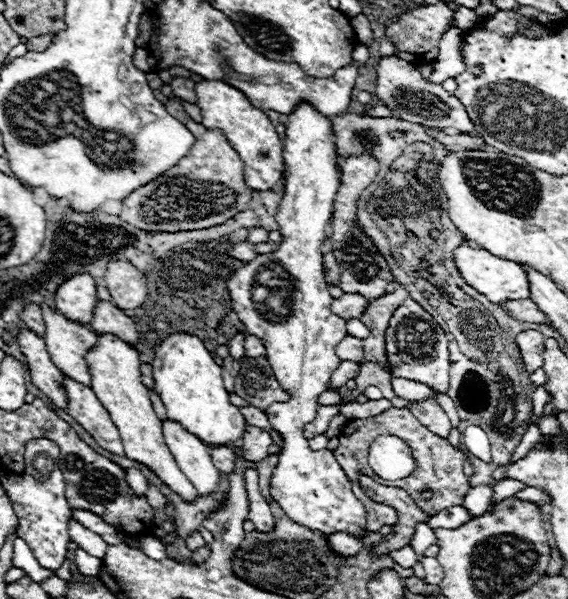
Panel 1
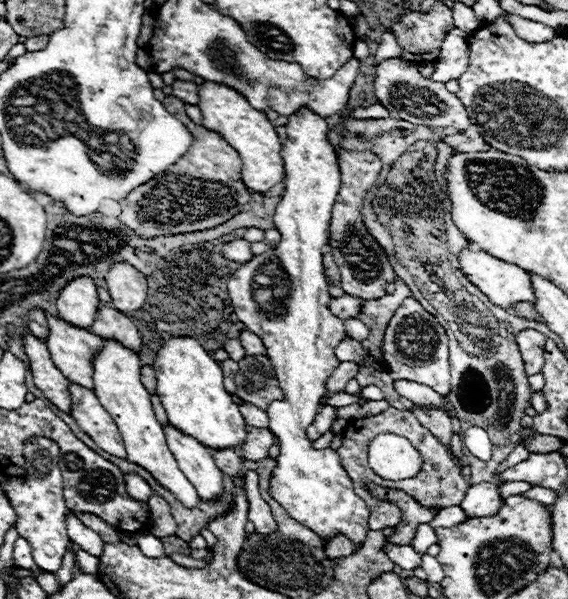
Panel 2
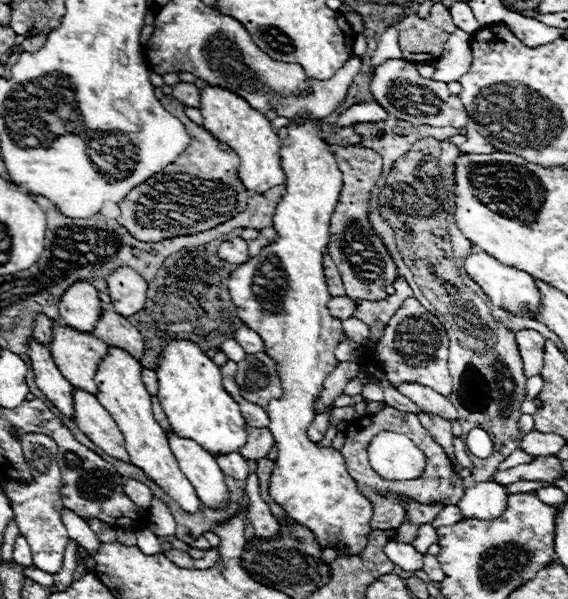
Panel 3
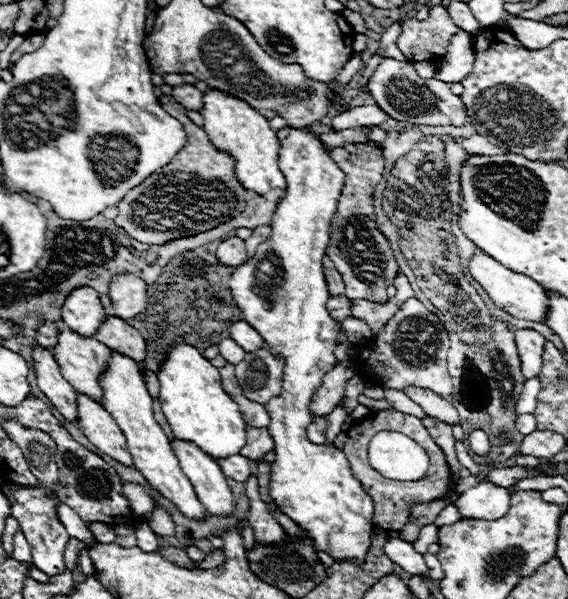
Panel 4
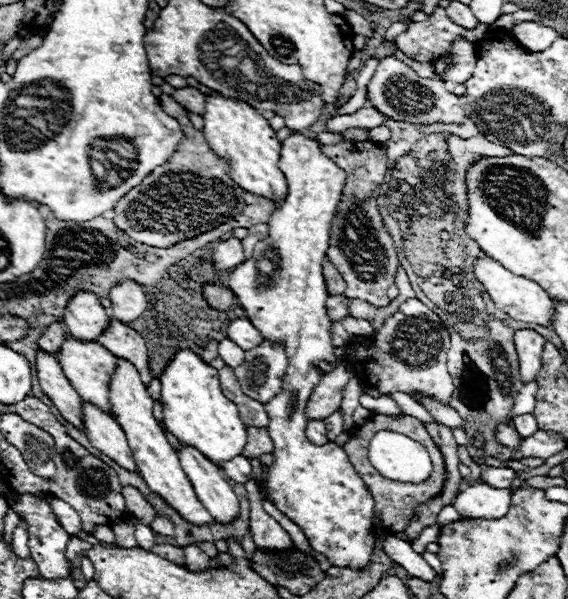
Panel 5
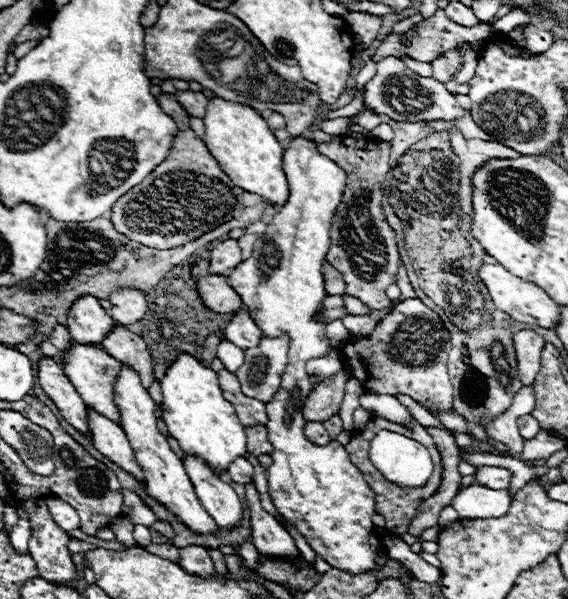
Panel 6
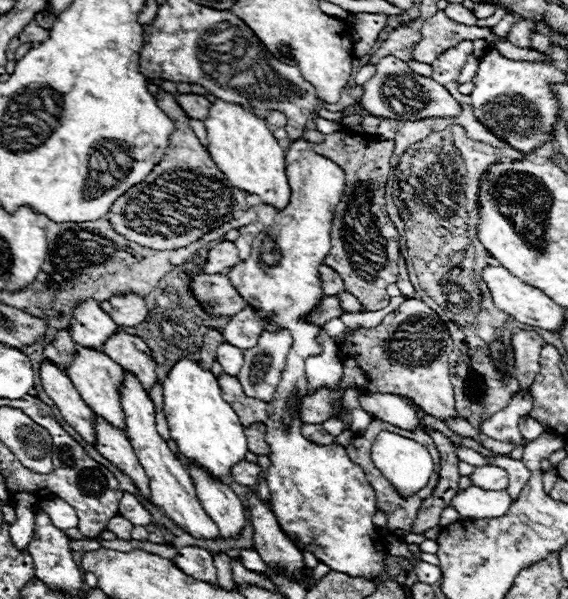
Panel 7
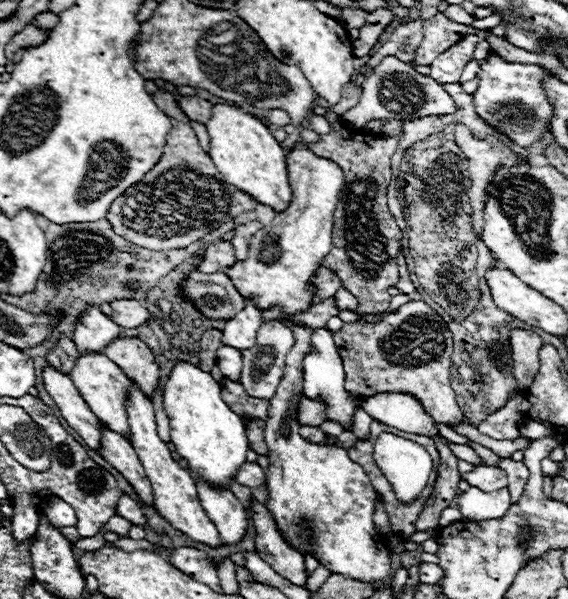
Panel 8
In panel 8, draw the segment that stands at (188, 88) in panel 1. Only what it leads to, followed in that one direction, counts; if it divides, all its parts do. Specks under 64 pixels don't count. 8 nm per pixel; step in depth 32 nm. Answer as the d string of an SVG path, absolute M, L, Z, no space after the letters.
M184 96L178 106L188 116L188 120L194 120L194 122L200 122L200 124L208 124L208 120L212 118L212 104L208 100L186 98Z

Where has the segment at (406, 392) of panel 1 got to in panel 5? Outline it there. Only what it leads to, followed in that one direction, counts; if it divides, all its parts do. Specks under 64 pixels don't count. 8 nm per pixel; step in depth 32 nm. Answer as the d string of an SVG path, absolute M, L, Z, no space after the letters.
M422 398L418 402L422 406L426 406L426 410L430 412L430 416L436 422L440 422L440 424L444 424L448 428L462 428L464 430L464 420L460 418L460 414L454 408L444 408L444 406L440 406L440 402L436 402L432 398Z

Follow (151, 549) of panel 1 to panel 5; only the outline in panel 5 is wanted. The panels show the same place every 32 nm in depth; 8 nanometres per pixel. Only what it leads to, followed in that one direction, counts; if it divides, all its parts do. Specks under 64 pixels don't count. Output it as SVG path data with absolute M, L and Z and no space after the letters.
M138 524L138 526L136 526L134 536L136 536L138 546L140 546L140 548L144 548L144 550L150 550L150 548L156 544L156 542L154 542L154 532L150 530L150 526Z

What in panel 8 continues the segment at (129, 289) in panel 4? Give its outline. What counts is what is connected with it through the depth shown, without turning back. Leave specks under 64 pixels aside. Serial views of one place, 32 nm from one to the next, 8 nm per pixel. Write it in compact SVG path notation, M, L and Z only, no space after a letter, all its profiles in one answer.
M112 300L112 322L122 328L138 328L148 320L148 310L138 300Z

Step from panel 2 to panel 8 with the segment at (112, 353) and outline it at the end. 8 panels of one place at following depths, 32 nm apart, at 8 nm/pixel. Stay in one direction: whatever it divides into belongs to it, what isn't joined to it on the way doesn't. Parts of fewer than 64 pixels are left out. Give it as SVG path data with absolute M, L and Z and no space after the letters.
M134 382L130 386L130 390L132 390L132 394L130 394L130 402L128 402L128 422L130 422L130 432L132 432L132 446L148 474L148 480L152 482L156 510L160 512L160 516L164 520L168 520L168 524L172 524L176 530L186 534L190 540L202 542L208 546L220 546L218 530L206 516L204 508L200 506L198 490L196 490L196 482L194 482L192 474L178 466L178 462L172 458L172 452L168 450L168 446L160 440L160 436L156 432L152 402L148 402L144 398L144 394L140 394L140 388Z

